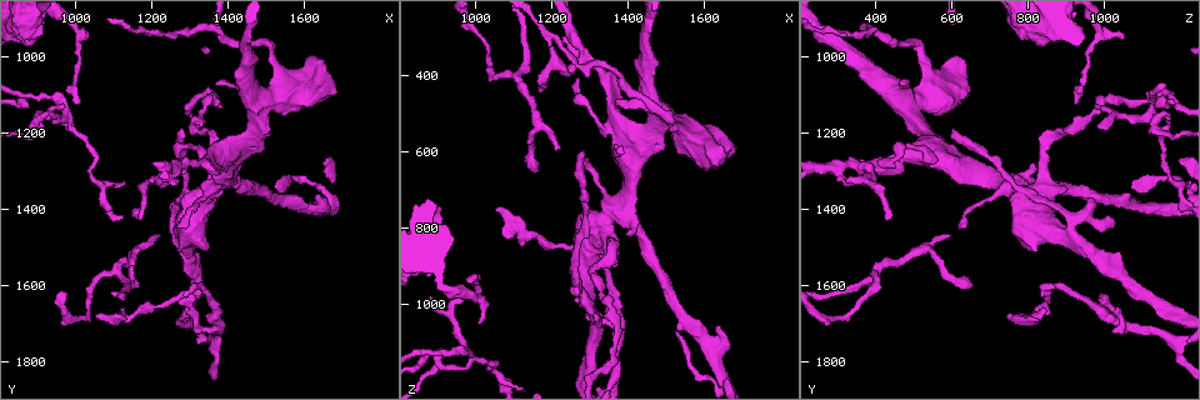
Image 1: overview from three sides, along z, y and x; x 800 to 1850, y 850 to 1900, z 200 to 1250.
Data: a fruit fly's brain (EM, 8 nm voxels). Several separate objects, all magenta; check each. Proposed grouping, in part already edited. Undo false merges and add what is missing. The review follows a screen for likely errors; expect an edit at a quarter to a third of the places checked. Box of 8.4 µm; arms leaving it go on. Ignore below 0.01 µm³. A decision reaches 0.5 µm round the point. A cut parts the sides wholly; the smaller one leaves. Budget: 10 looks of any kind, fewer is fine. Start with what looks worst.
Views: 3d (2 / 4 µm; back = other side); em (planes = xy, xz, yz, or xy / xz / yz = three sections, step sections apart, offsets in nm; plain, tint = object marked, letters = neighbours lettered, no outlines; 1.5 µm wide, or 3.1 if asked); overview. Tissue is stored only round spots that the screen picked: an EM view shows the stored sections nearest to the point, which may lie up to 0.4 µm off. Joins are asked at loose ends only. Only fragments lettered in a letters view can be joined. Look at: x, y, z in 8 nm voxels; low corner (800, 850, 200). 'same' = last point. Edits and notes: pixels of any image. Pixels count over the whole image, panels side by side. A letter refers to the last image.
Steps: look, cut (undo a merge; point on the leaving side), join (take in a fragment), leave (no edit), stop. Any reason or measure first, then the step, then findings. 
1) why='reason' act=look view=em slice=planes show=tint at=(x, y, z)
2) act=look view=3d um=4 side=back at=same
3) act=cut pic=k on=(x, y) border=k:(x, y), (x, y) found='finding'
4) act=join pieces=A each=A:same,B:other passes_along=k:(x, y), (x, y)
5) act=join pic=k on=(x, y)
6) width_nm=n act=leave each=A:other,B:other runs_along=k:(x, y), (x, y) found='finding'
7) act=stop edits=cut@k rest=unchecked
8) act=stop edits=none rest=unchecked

why='tapers out' act=look view=em slice=planes show=letters at=(1210, 1470, 585)

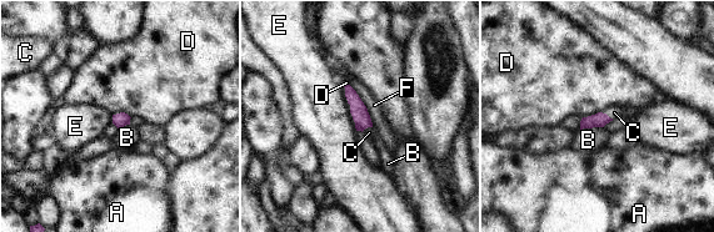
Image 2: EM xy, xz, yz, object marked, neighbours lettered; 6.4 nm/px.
width_nm=90 act=join pieces=C each=A:other,B:other,C:same,D:other,E:other,F:other passes_along=2:(358, 110), (367, 127), (369, 132) found='the neuron continues'

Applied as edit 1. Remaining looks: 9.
why='an open end' act=look view=em slice=planes show=letters at=(1640, 1360, 1050)

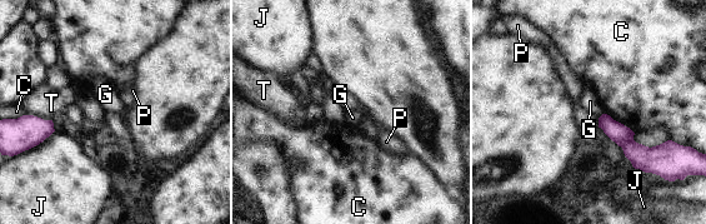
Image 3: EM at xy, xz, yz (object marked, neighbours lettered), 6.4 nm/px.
act=leave each=C:other,G:other,J:other,P:other,T:other runs_along=3:(601, 120), (637, 154), (649, 160) found='none of them fits'

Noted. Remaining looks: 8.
why='tapers out' act=look view=em slice=yz step=4 show=tint at=(1265, 1265, 410)

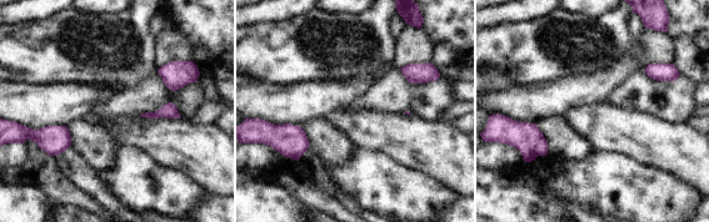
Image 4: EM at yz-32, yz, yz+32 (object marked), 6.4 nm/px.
why='cut it another way' act=look view=em slice=planes show=letters at=same

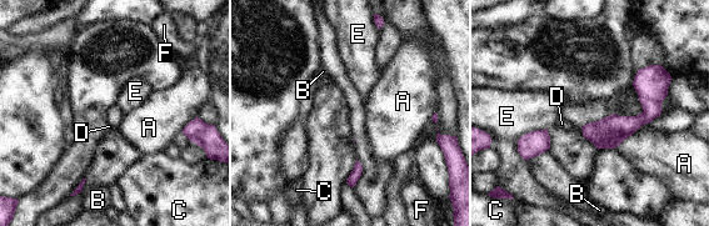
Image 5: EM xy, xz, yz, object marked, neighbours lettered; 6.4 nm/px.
act=leave each=A:other,B:other,C:other,D:other,E:other,F:other border=5:(639, 127), (614, 149) found='no lettered fragment goes on from it'

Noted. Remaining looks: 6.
act=look view=overview

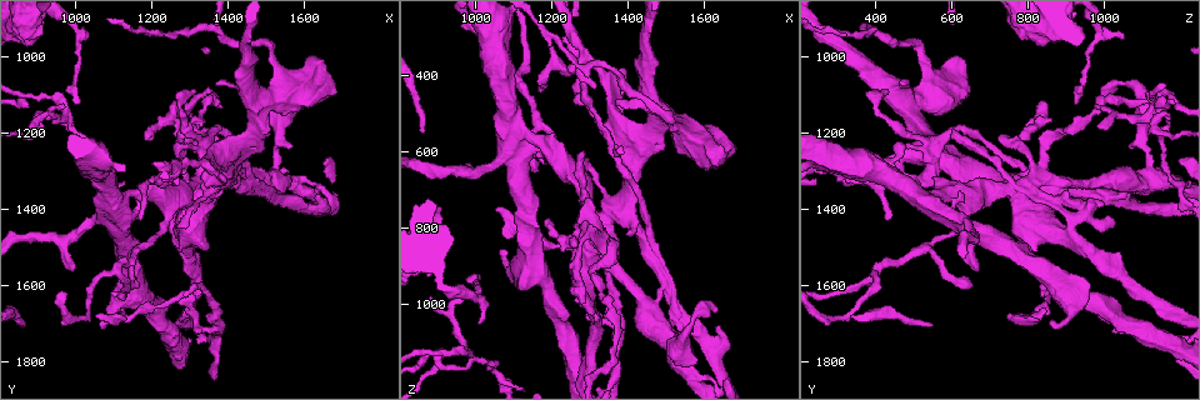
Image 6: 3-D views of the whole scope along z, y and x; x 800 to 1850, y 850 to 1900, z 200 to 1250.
why='long arm stops here' act=look view=3d um=2 side=back at=(1055, 1670, 750)

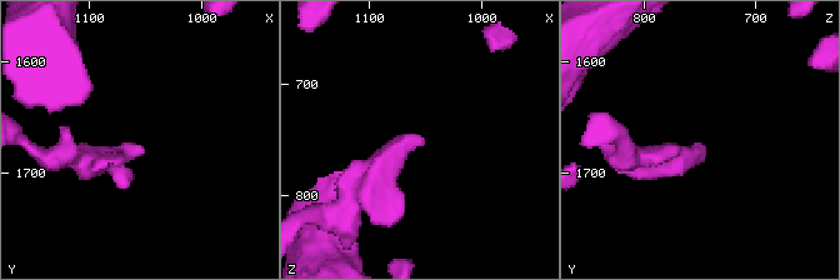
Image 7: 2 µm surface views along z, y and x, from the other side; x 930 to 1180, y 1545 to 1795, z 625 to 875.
act=look view=em um=3.1 slice=xz step=8 show=tint at=(1054, 1674, 750)

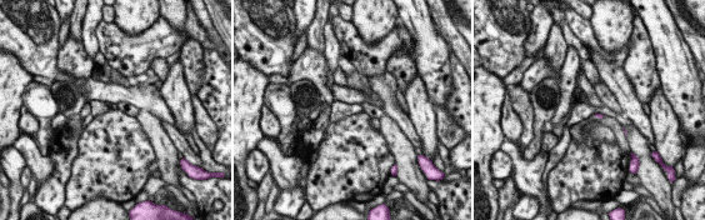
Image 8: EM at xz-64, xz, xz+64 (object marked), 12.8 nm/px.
act=look view=em um=3.1 slice=planes show=letters at=same

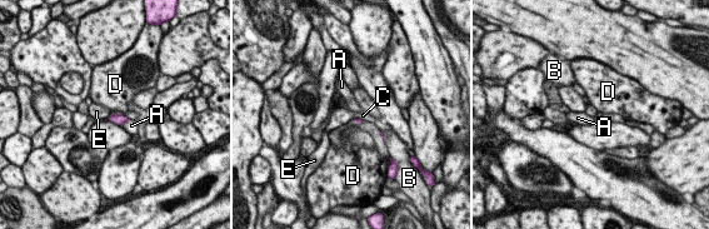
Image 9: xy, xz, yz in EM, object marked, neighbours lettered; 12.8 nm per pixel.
longest_contact=C:170nm act=leave each=A:other,B:other,C:other,D:other,E:other border=9:(113, 114), (108, 118) found='none of them fits'

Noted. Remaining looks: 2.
act=stop edits=join@2 rest=unchecked

